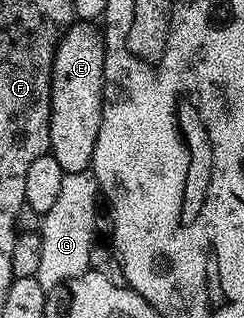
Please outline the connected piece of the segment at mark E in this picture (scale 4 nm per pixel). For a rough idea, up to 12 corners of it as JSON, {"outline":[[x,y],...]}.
{"outline":[[94,22],[60,38],[49,155],[93,165],[106,38]]}

